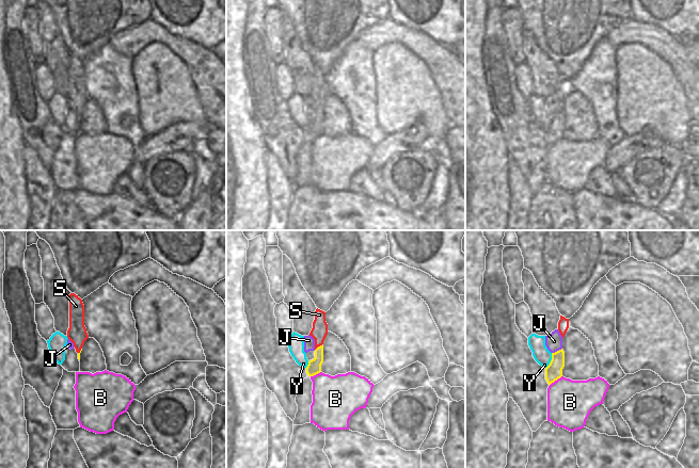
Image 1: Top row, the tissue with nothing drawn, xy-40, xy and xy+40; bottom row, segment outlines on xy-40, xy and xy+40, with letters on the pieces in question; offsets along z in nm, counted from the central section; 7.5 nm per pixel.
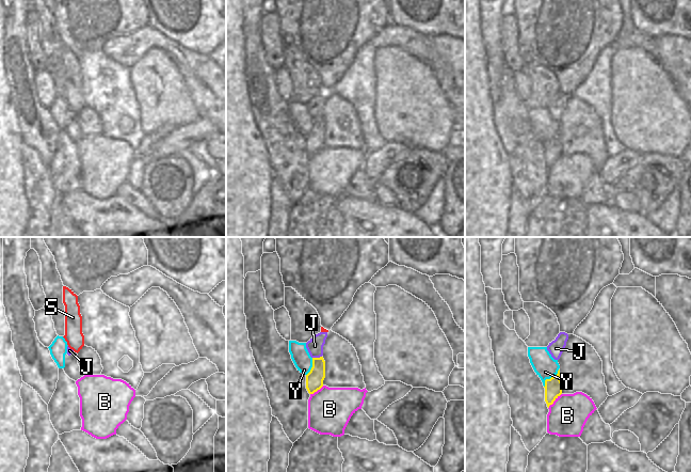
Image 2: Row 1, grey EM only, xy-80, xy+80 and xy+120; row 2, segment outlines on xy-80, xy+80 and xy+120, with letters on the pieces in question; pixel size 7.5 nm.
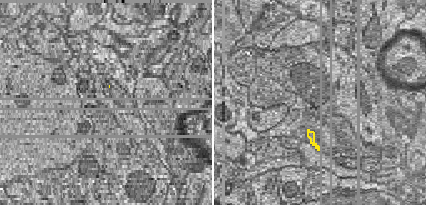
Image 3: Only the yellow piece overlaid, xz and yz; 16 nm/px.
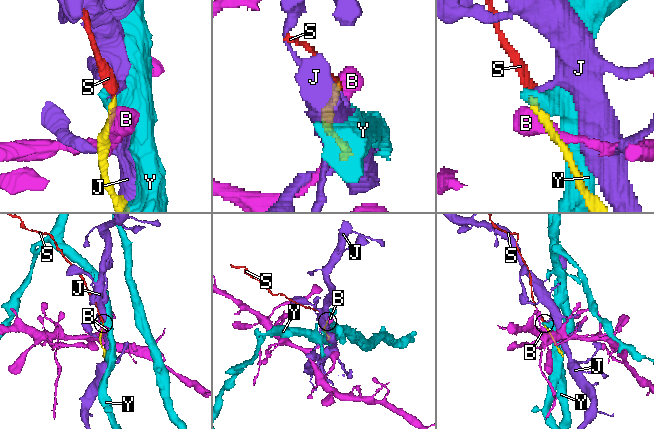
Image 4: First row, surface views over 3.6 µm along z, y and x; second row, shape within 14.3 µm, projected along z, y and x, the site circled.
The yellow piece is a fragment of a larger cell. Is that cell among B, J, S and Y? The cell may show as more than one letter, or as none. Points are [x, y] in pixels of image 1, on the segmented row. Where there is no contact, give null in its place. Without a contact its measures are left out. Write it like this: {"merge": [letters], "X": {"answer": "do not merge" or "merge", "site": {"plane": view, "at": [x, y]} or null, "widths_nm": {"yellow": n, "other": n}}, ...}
{"merge": ["S"], "B": {"answer": "do not merge", "site": {"plane": "xy+40", "at": [555, 380]}, "widths_nm": {"yellow": 130, "other": 340}}, "J": {"answer": "do not merge", "site": {"plane": "xy+40", "at": [557, 351]}, "widths_nm": {"yellow": 130, "other": 130}}, "S": {"answer": "merge", "site": {"plane": "xy", "at": [318, 347]}, "widths_nm": {"yellow": 110, "other": 120}}, "Y": {"answer": "do not merge", "site": {"plane": "xy+40", "at": [551, 360]}, "widths_nm": {"yellow": 130, "other": 130}}}

